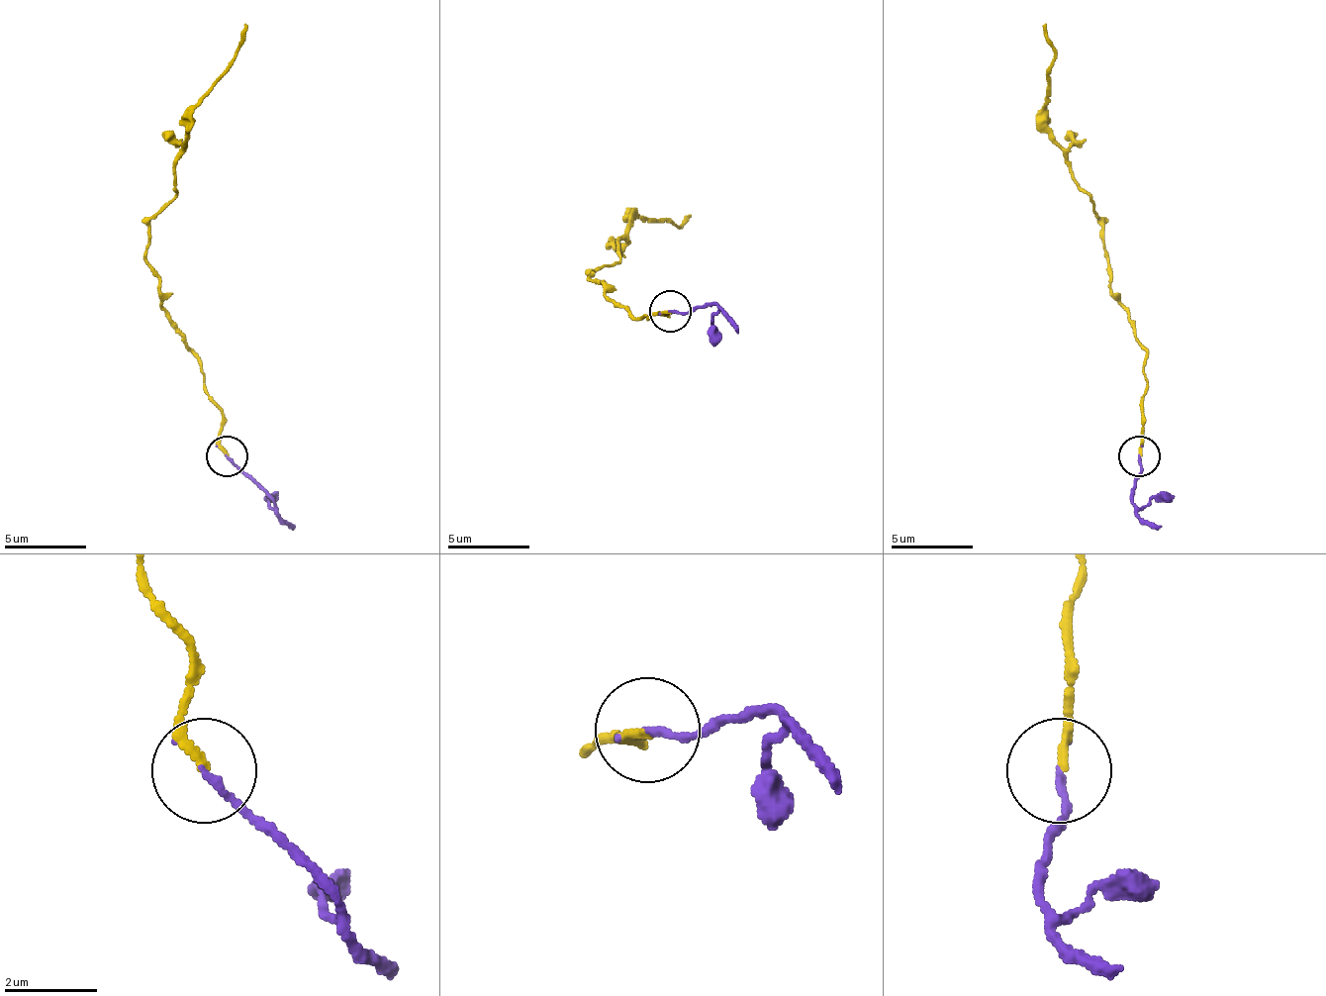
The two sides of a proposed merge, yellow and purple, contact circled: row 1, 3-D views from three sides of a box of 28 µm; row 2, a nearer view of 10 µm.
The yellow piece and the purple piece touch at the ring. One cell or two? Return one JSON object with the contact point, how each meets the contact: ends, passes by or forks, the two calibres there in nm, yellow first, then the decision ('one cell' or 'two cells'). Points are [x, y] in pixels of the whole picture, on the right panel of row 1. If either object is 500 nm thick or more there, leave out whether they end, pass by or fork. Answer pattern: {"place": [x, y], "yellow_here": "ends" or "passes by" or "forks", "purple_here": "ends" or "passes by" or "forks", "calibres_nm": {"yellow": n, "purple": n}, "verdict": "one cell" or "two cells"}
{"place": [1139, 456], "yellow_here": "ends", "purple_here": "ends", "calibres_nm": {"yellow": 190, "purple": 150}, "verdict": "one cell"}

